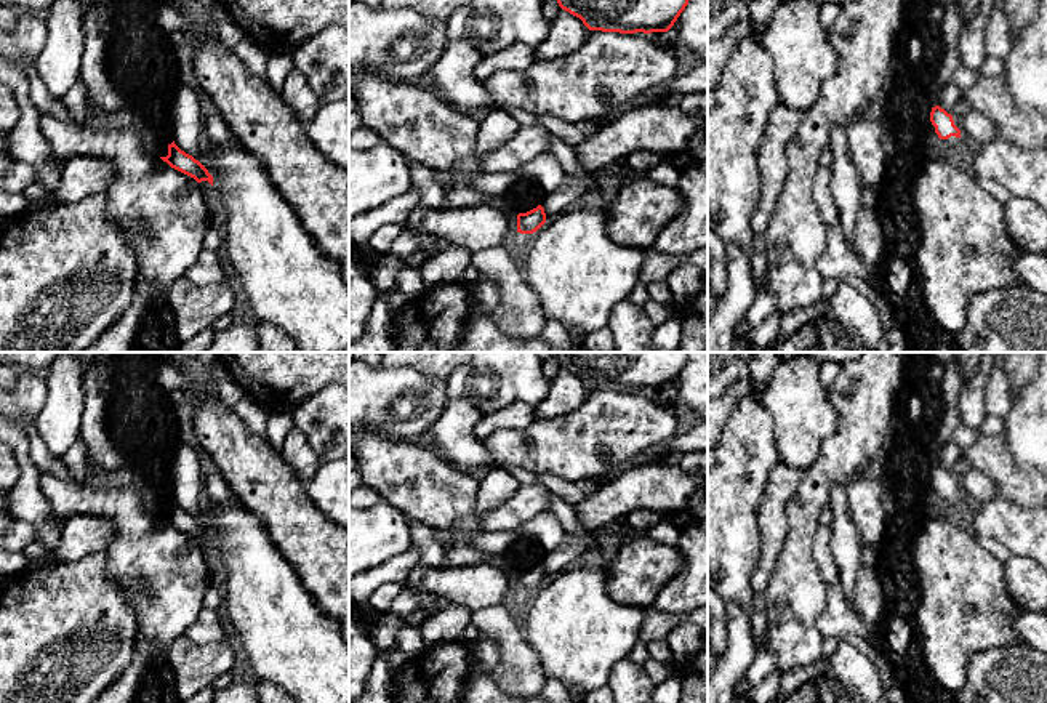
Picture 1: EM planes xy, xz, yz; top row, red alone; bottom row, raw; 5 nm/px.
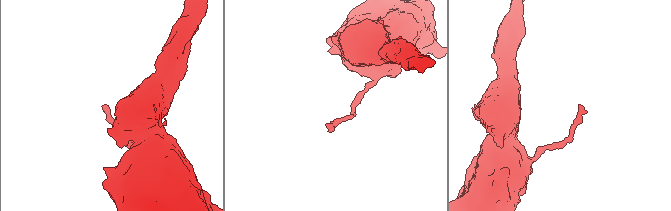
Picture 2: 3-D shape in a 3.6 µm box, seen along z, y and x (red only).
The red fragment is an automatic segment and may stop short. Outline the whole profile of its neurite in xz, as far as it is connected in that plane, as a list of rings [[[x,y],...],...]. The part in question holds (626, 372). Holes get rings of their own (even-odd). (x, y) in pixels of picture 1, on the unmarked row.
[[[554,352],[554,357],[589,389],[652,392],[674,384],[690,352]]]

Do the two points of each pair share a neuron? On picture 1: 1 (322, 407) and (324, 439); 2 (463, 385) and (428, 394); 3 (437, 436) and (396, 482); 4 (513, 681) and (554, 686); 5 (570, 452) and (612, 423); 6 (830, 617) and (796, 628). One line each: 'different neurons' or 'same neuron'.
1: same neuron
2: different neurons
3: different neurons
4: different neurons
5: same neuron
6: different neurons

